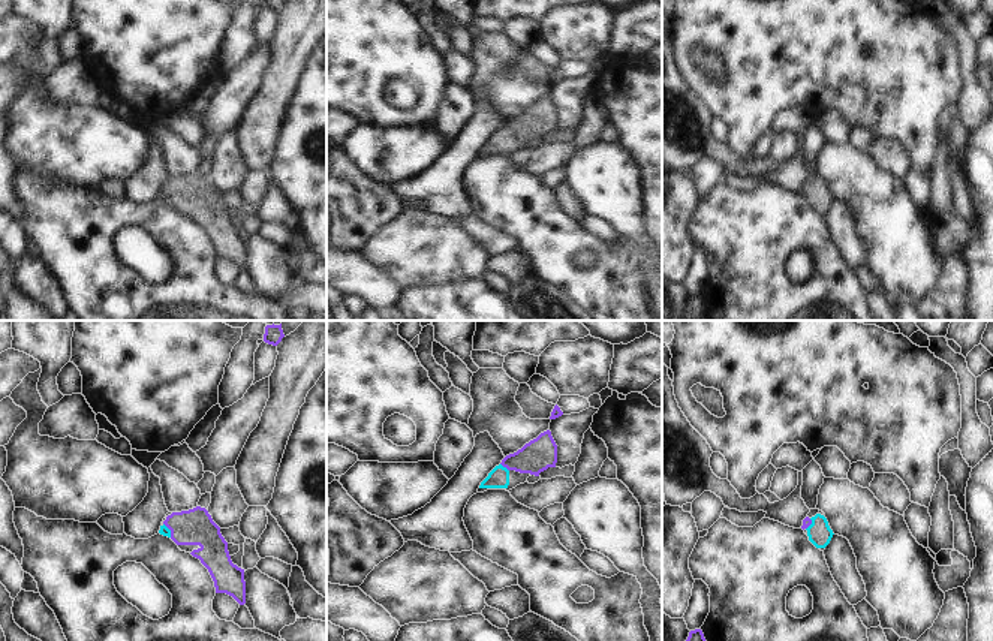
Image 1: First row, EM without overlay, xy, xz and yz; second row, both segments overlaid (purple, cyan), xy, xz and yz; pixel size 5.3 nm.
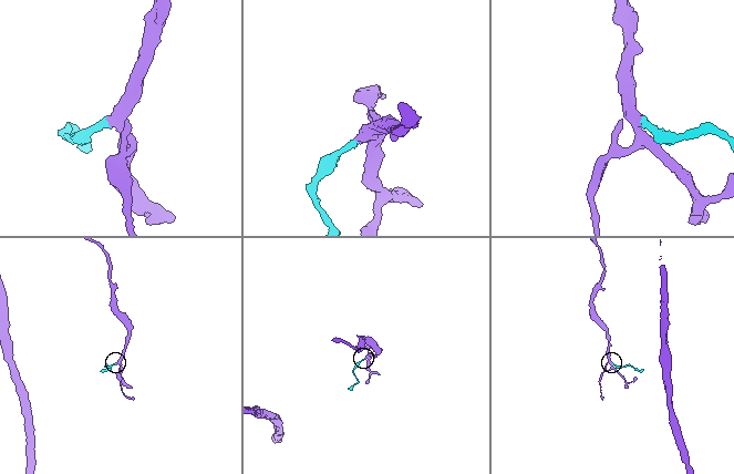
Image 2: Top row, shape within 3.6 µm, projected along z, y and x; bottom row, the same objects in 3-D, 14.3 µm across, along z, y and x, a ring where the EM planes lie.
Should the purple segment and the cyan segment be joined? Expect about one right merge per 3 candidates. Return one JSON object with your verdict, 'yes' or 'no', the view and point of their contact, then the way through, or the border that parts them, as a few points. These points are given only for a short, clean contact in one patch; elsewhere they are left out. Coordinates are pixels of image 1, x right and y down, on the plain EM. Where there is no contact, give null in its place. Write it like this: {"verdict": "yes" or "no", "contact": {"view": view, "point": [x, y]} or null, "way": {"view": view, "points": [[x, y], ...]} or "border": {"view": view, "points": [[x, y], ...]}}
{"verdict": "yes", "contact": {"view": "xz", "point": [505, 131]}, "way": {"view": "xz", "points": [[539, 119], [505, 131], [499, 141]]}}

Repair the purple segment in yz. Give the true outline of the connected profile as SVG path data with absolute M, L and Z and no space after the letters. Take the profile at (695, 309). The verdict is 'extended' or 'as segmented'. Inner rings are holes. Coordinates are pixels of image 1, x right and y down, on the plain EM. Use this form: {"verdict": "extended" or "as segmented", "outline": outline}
{"verdict": "as segmented", "outline": "M701 294L689 297L681 320L707 320L707 306Z"}

